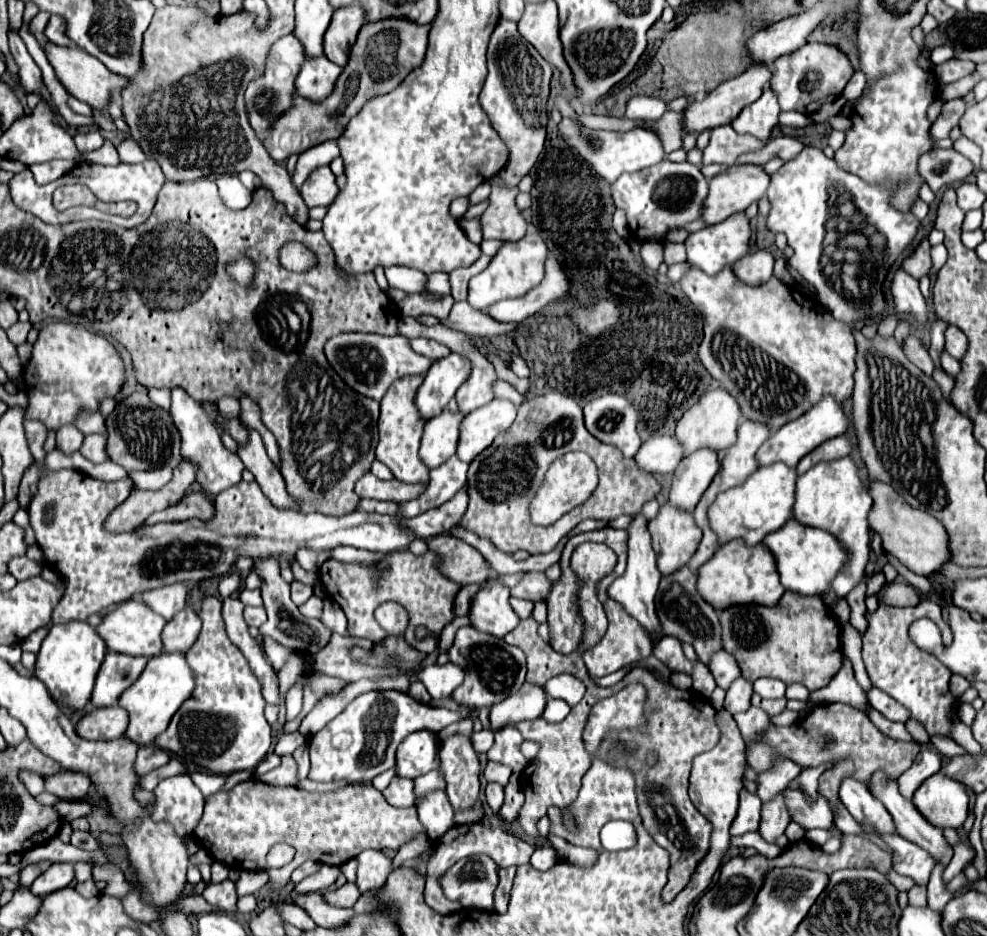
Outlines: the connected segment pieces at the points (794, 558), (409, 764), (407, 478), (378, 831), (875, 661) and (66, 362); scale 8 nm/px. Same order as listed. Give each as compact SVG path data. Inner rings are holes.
M789 521L783 525L779 531L767 535L763 543L771 549L775 555L777 567L779 567L779 577L785 589L795 591L799 595L823 595L831 589L831 583L835 579L835 573L839 573L847 561L851 551L835 539L835 535L821 531L817 527L807 527L801 525L799 521Z
M415 731L409 735L397 751L395 773L399 777L417 779L439 767L439 737L433 731Z
M405 375L403 379L395 379L387 393L381 399L381 417L379 417L379 445L377 459L385 463L395 479L403 483L429 483L429 467L419 459L419 443L425 427L425 419L419 415L415 395L423 383L423 375Z
M249 779L245 783L235 785L229 793L213 793L205 801L205 813L199 821L199 827L193 831L193 835L199 839L199 843L207 849L207 853L215 859L225 863L229 869L241 869L241 871L265 871L269 875L267 887L269 891L281 891L293 873L301 863L305 861L317 861L327 865L343 865L349 859L357 857L365 849L377 849L395 853L405 843L415 839L417 835L425 835L423 825L417 817L417 807L391 807L387 799L383 799L381 791L375 791L371 783L351 783L345 787L339 787L329 793L311 793L301 787L269 787L267 783L261 783L257 779ZM275 843L287 843L297 849L295 859L281 867L281 869L269 869L265 855Z
M921 601L915 607L889 607L879 605L879 609L869 615L867 621L869 627L863 635L863 661L869 673L871 683L891 695L895 701L899 701L903 707L911 711L911 719L919 721L929 735L947 735L949 737L949 717L953 713L953 697L949 693L949 677L951 671L927 655L925 651L917 649L915 643L907 635L907 627L921 617L929 617L937 623L943 635L943 643L949 645L953 641L949 625L941 617L939 605L933 605L933 601Z
M49 323L39 331L23 381L29 395L27 417L43 421L47 429L59 429L73 423L79 409L99 411L103 397L117 395L123 385L123 363L107 339L72 323Z

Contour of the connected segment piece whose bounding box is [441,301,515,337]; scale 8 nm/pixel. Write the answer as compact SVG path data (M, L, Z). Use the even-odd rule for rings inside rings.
M467 301L455 303L449 317L443 319L441 323L455 331L467 333L471 337L495 337L495 335L503 335L515 327L513 323L499 323L499 321L491 319L489 315L473 309Z

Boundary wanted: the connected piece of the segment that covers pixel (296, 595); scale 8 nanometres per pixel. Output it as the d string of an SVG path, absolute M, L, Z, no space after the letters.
M301 581L291 583L291 599L295 605L303 605L311 595L313 595L313 587L303 585Z

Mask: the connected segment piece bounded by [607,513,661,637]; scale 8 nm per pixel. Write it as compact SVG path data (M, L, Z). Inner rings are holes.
M637 513L633 515L629 527L627 527L627 533L629 533L629 563L627 563L627 571L617 577L609 589L607 589L607 595L615 601L621 601L621 605L651 633L651 637L659 631L659 619L655 615L655 593L657 593L657 587L659 587L659 579L661 579L661 573L657 569L657 555L653 551L653 545L651 545L651 533L647 529L647 519L643 513Z

